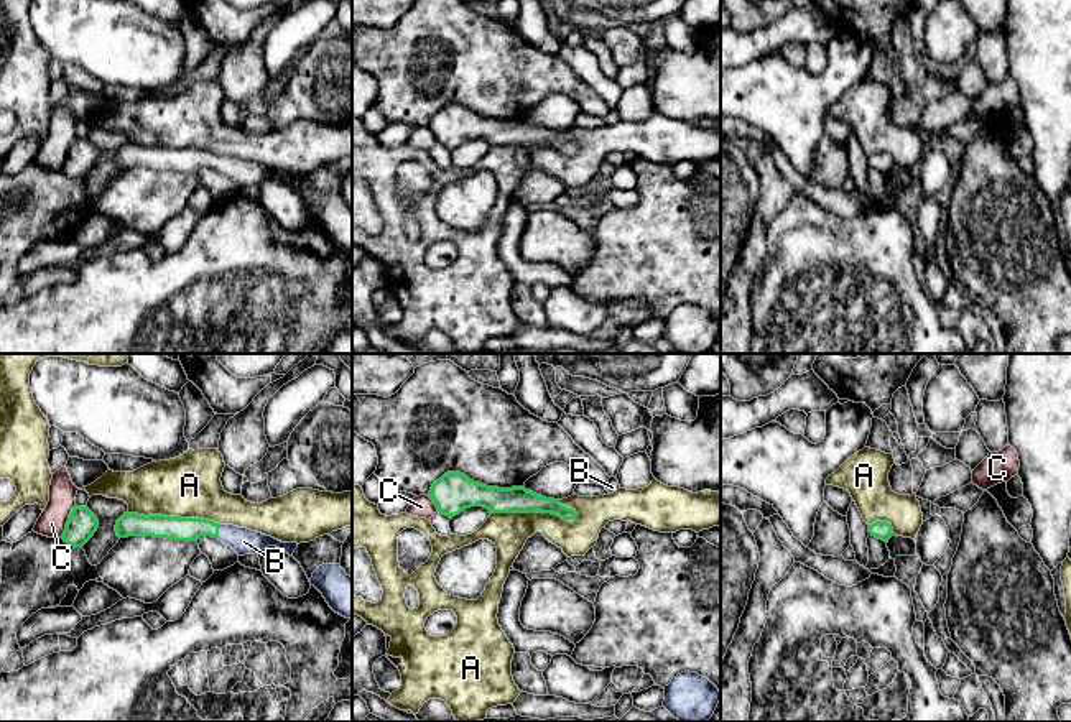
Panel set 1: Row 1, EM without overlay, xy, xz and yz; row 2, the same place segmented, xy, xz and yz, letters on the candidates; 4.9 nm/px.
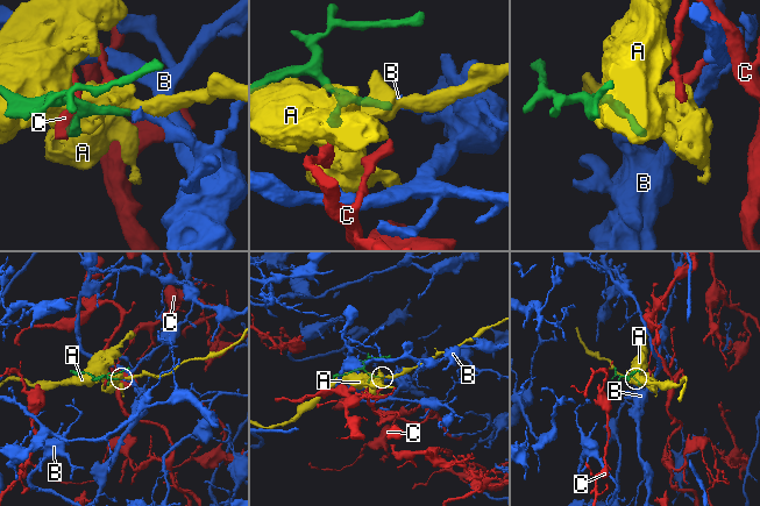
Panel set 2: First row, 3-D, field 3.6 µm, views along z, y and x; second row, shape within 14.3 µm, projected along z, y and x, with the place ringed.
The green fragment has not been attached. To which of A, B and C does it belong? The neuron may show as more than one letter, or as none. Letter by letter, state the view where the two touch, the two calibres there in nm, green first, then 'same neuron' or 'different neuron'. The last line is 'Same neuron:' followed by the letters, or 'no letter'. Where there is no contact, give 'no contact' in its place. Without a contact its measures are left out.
A: xz | 130/190 nm | different neuron
B: xy | 110/130 nm | same neuron
C: xy | 150/140 nm | different neuron
Same neuron: B

